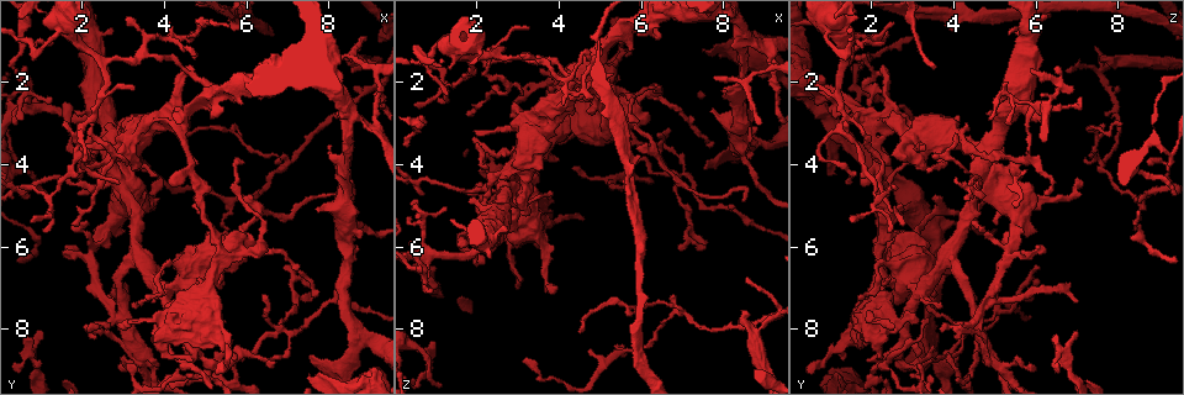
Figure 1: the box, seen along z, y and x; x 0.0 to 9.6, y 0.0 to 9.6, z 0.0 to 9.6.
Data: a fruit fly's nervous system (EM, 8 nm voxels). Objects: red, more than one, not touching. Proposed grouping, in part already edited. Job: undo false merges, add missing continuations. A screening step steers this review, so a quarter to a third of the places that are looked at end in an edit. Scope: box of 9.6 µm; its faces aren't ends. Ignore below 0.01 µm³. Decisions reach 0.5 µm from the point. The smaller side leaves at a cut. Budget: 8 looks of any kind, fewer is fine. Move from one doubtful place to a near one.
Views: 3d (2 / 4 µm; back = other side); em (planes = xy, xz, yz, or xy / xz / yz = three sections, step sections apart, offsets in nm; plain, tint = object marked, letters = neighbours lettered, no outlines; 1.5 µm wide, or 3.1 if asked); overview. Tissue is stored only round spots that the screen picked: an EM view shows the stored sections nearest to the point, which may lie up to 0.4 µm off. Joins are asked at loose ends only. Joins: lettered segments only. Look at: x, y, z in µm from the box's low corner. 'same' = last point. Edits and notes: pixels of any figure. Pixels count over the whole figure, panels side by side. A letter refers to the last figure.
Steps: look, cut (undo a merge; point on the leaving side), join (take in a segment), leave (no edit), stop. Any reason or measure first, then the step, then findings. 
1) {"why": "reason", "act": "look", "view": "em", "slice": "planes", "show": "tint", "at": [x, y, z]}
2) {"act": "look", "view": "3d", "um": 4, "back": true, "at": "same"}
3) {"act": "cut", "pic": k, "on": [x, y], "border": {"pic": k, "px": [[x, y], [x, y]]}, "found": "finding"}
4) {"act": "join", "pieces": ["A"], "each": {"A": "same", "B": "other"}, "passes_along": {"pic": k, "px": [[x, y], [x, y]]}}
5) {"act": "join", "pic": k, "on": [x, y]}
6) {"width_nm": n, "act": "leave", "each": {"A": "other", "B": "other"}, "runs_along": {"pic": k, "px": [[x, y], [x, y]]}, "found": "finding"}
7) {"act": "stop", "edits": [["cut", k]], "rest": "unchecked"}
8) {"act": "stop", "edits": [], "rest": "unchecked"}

{"why": "an open end", "act": "look", "view": "em", "slice": "planes", "show": "letters", "at": [6.00, 0.65, 3.75]}

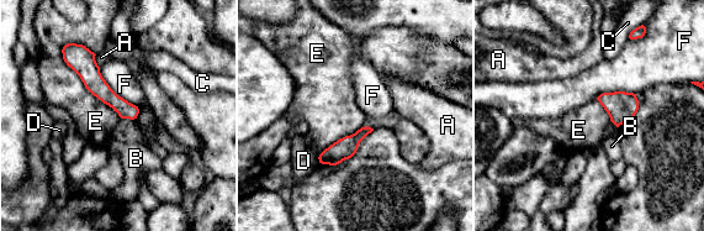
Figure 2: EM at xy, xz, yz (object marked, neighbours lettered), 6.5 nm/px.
{"act": "leave", "each": {"A": "other", "B": "other", "C": "other", "D": "other", "E": "other", "F": "other"}, "runs_along": {"pic": 2, "px": [[93, 64], [93, 79], [133, 115]]}, "found": "none of them fits"}

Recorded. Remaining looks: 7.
{"why": "free end", "act": "look", "view": "em", "slice": "planes", "show": "plain", "at": [5.50, 5.60, 8.40]}

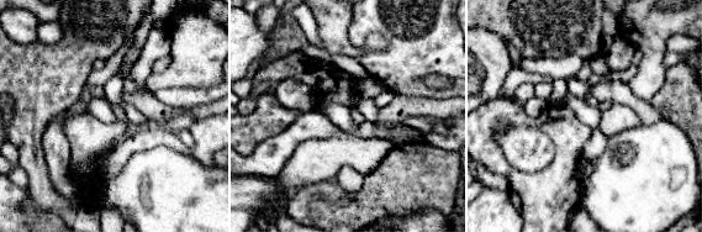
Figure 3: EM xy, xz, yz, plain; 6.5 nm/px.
{"act": "look", "view": "em", "slice": "planes", "show": "letters", "at": "same"}

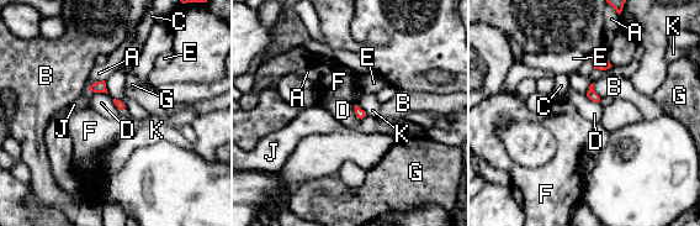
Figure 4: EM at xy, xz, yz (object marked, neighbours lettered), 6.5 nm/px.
{"act": "leave", "each": {"A": "other", "B": "other", "C": "other", "D": "other", "E": "other", "F": "other", "G": "other", "J": "other", "K": "other"}, "found": "no lettered segment goes on from it"}

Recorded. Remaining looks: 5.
{"why": "abrupt turn", "act": "look", "view": "3d", "um": 4, "at": [5.00, 9.15, 3.15]}

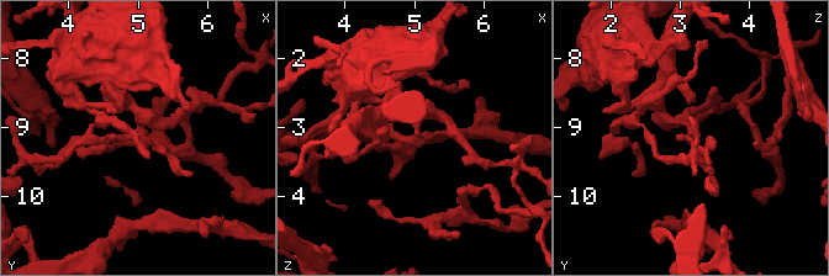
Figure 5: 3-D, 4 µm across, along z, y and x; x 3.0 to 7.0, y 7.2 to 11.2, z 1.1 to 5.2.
{"why": "shape alone is not enough", "act": "look", "view": "em", "slice": "planes", "show": "letters", "at": [4.95, 9.15, 3.15]}

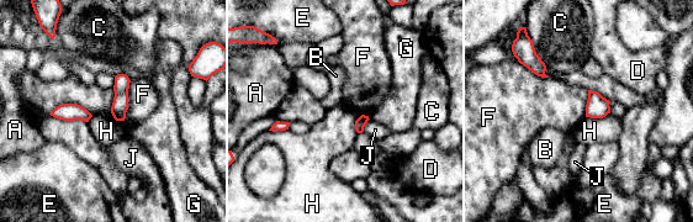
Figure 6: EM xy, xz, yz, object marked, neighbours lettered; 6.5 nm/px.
{"width_nm": 70, "act": "leave", "each": {"A": "other", "B": "other", "C": "other", "D": "other", "E": "other", "F": "other", "G": "other", "H": "other", "J": "other"}, "found": "continuous, no second cell"}

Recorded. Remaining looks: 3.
{"act": "stop", "edits": [], "rest": "unchecked"}

